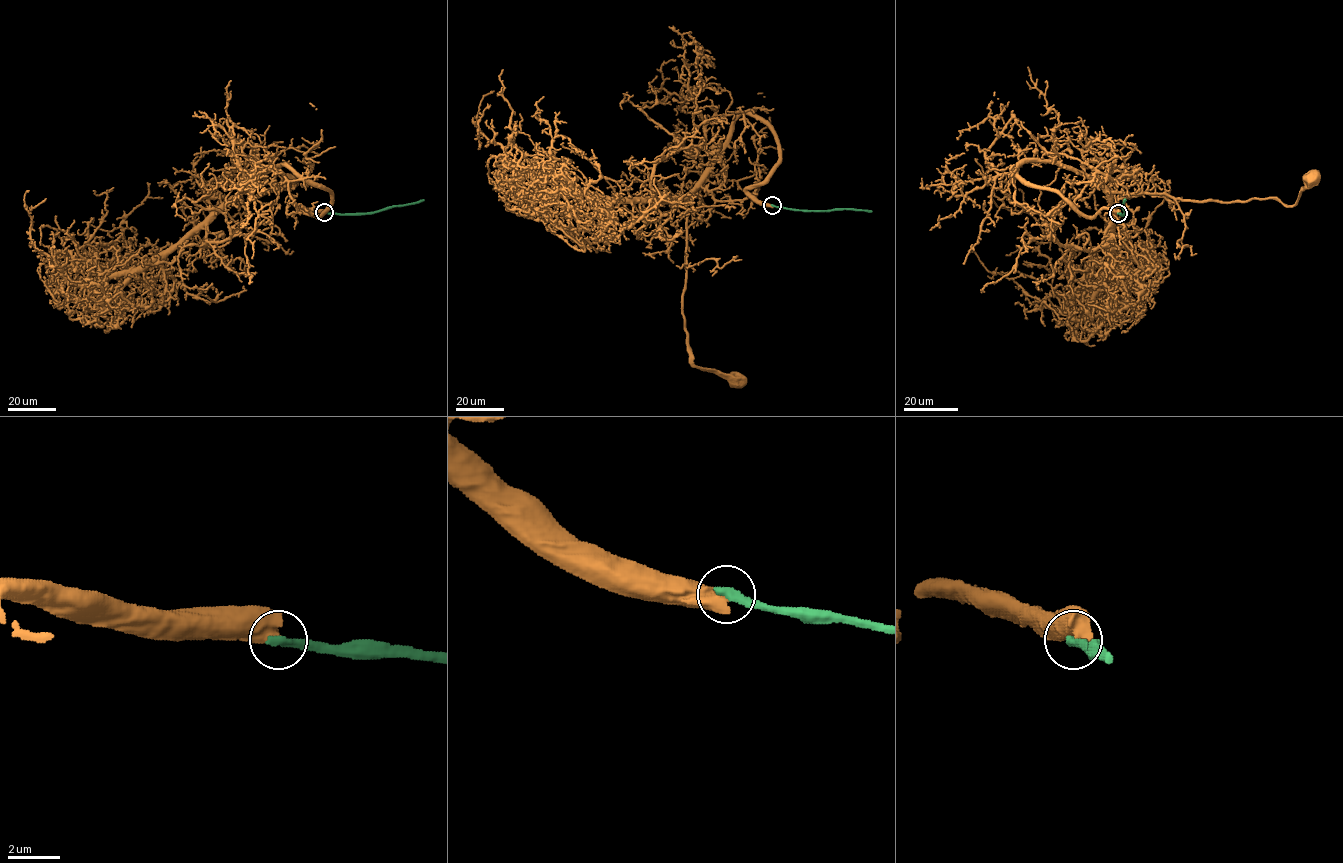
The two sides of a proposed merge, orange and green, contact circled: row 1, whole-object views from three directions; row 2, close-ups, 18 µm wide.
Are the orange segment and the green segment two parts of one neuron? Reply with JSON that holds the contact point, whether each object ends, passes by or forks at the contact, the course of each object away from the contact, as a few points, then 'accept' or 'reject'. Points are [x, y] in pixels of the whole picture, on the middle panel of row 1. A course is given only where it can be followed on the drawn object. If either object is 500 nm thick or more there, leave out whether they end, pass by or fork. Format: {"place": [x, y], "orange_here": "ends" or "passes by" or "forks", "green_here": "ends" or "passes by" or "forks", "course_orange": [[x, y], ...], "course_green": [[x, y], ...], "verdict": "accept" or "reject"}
{"place": [772, 205], "course_orange": [[772, 205], [746, 189], [778, 162], [776, 134], [741, 113], [689, 199], [682, 296], [691, 362], [735, 380]], "course_green": [[772, 205], [796, 210], [871, 211]], "verdict": "reject"}

